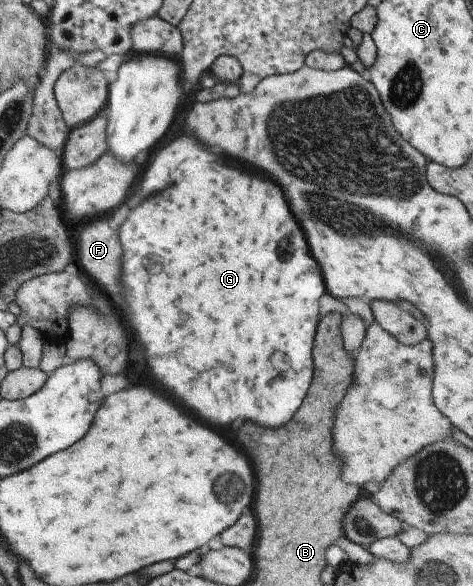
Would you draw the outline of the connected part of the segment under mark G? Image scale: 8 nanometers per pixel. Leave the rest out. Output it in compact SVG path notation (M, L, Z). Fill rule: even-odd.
M183 133L183 135L175 137L171 143L165 143L159 149L159 153L153 157L151 165L147 167L143 183L141 183L143 193L153 195L153 193L167 189L169 185L175 189L173 201L183 211L183 223L181 223L183 239L177 243L153 243L149 247L125 247L123 283L127 285L129 313L131 313L133 329L137 331L143 345L147 347L149 363L151 363L151 369L155 371L157 379L165 385L165 389L169 389L175 397L179 397L189 409L199 413L199 417L203 417L205 421L219 425L219 427L229 427L237 419L247 419L247 421L257 421L265 427L281 429L283 425L287 425L294 419L314 384L315 339L318 337L321 297L327 292L326 281L321 265L311 253L301 225L297 223L295 215L291 213L291 207L285 199L283 189L277 183L273 183L269 177L255 177L255 175L251 175L247 171L239 171L239 169L235 169L233 179L225 179L225 177L221 177L221 171L215 169L217 165L225 165L225 161L219 155L211 153L203 143L199 143L199 139L195 135Z

